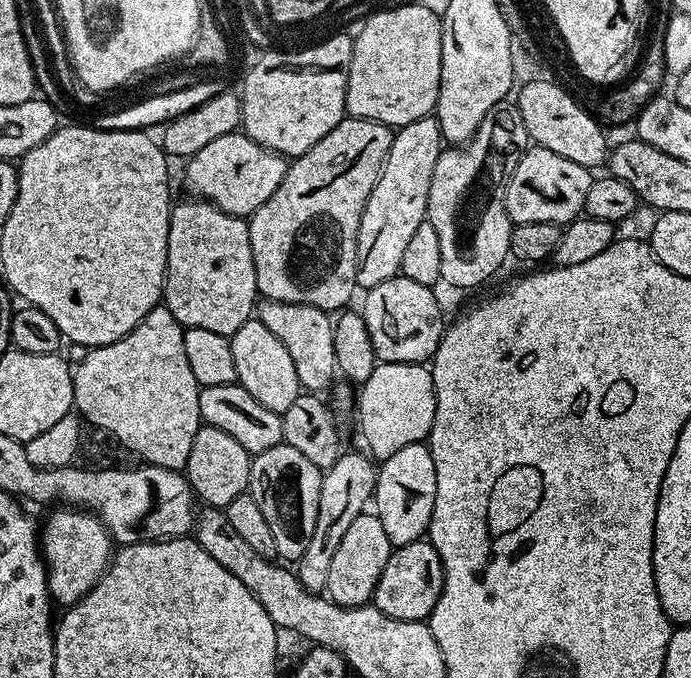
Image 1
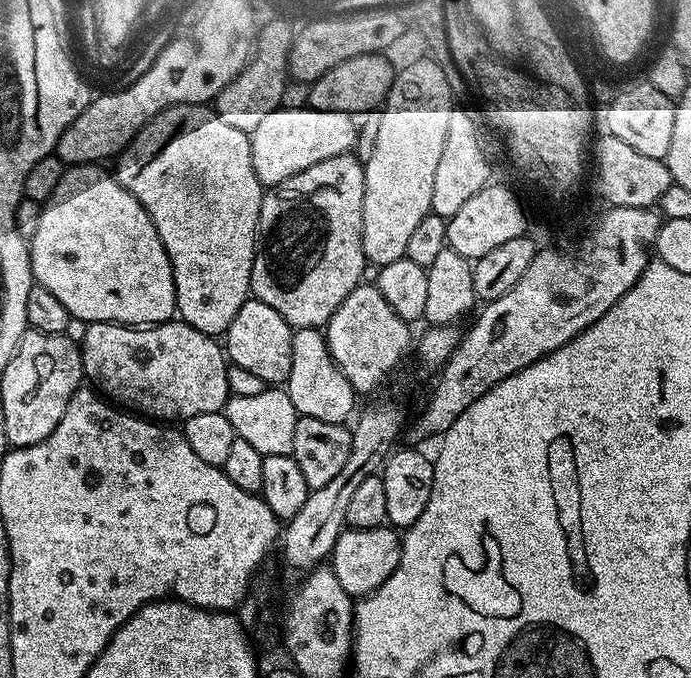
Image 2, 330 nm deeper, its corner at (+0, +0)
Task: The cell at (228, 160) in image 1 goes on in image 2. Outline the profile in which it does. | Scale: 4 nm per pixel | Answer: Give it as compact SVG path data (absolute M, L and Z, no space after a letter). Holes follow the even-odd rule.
M281 106L274 114L266 114L258 130L250 133L254 174L258 174L265 186L286 182L286 178L302 174L302 170L310 170L310 166L318 166L318 162L326 162L326 158L347 156L356 144L357 117L353 113L288 107Z

